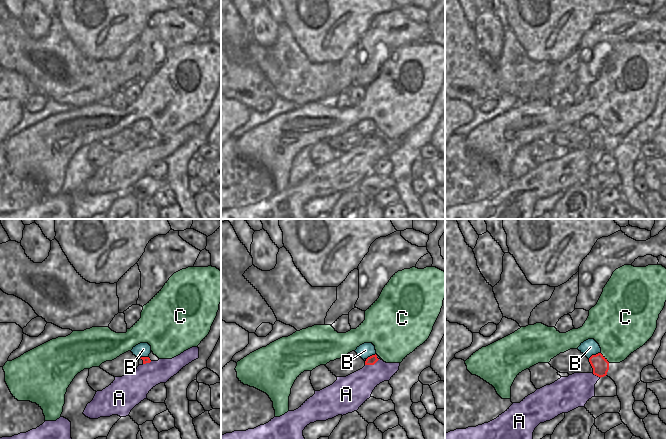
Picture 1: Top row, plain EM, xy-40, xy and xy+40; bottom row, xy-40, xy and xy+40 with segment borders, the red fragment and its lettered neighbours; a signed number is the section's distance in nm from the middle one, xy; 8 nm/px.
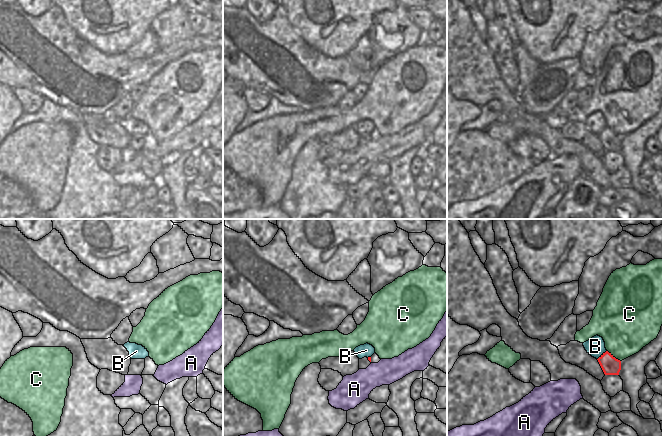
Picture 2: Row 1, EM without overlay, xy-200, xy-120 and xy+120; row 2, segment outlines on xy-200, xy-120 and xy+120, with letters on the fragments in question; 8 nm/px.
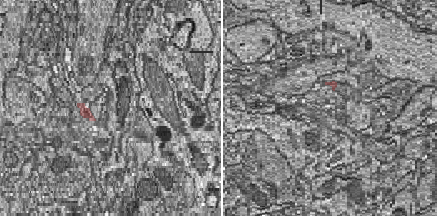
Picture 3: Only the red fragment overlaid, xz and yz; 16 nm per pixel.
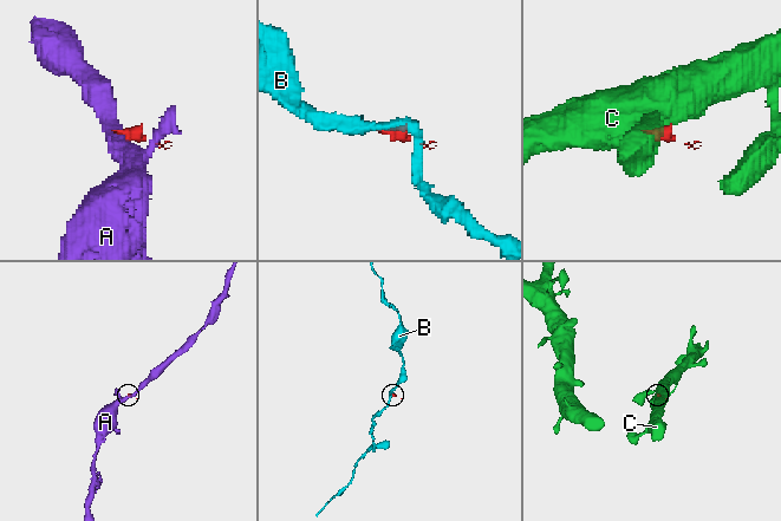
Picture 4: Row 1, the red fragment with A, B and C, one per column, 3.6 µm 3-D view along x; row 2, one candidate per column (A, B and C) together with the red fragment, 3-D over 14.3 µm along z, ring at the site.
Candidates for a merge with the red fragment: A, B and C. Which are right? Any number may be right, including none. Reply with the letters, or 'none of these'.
none of these

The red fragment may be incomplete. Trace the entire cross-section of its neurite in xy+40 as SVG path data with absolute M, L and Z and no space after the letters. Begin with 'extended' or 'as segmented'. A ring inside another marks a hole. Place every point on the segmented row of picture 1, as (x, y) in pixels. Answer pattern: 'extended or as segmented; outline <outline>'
as segmented; outline M601 353L592 355L589 358L589 362L593 368L594 375L600 378L607 375L607 372L609 370L609 362Z

